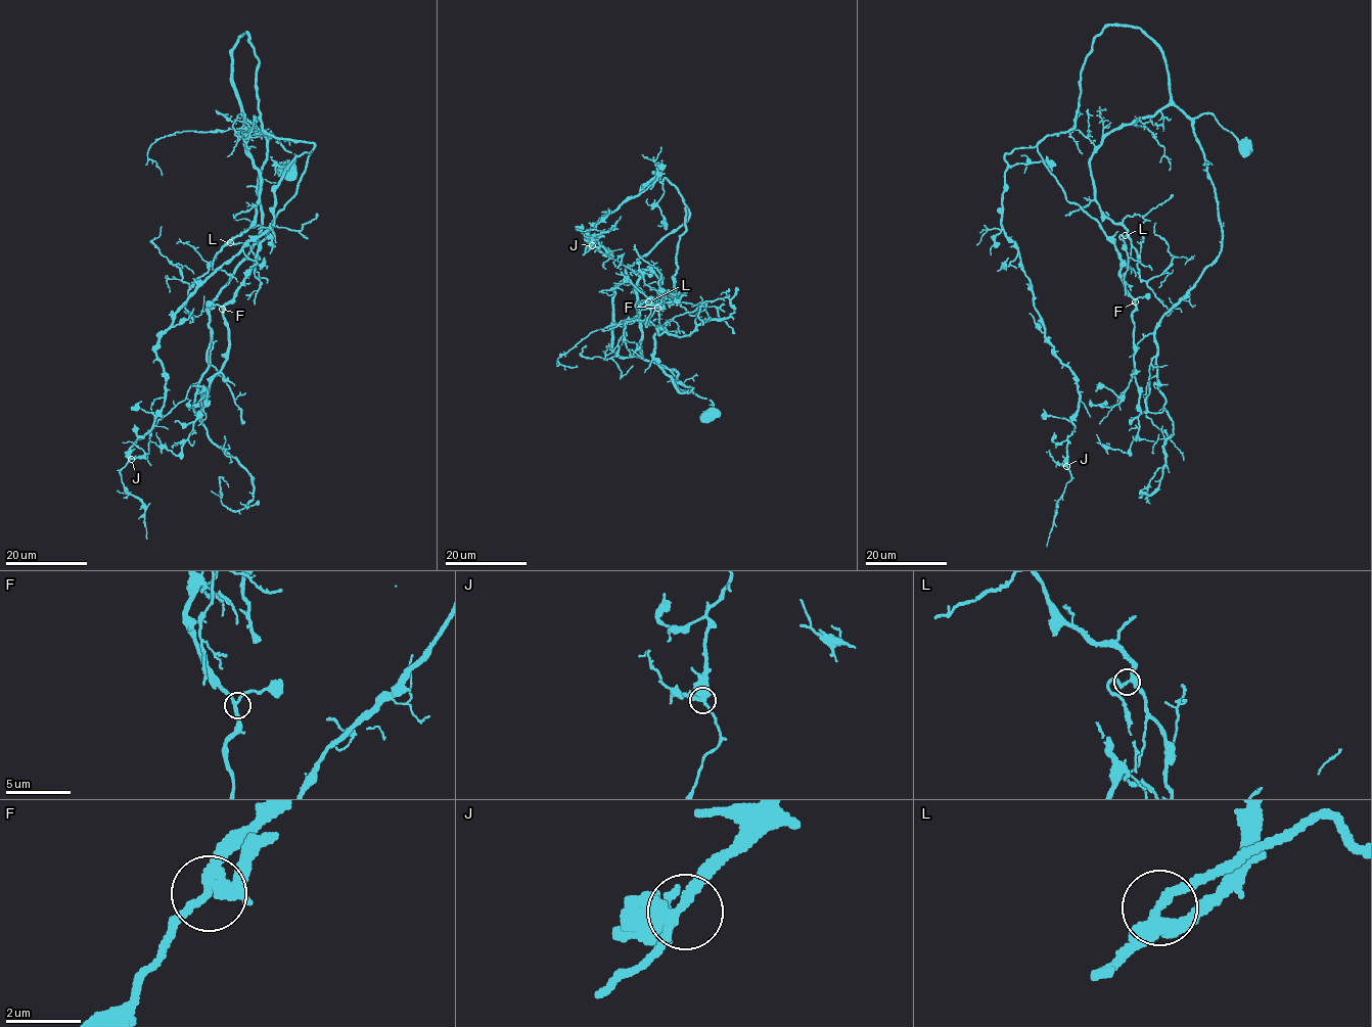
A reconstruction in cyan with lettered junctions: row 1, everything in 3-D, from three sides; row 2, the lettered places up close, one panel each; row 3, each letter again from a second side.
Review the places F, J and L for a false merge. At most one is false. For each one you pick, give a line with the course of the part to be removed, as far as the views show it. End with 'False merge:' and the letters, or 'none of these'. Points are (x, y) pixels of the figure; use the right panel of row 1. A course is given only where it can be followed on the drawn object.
False merge: none of these

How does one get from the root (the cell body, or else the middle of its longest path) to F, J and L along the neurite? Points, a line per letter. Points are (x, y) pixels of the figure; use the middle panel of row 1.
F: (709, 415), (710, 400), (611, 343), (615, 287), (687, 206), (675, 287), (657, 308)
J: (709, 415), (611, 343), (615, 287), (688, 218), (682, 194), (658, 173), (590, 231), (613, 257), (592, 245)
L: (709, 415), (712, 402), (684, 391), (669, 370), (642, 358), (635, 288), (652, 267), (661, 278), (648, 301)

